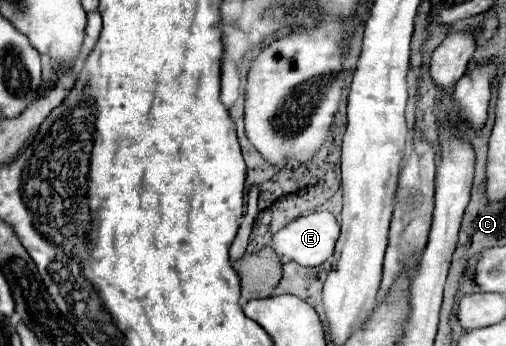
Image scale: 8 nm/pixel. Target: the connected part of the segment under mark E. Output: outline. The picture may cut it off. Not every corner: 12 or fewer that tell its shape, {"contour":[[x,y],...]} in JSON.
{"contour":[[311,212],[273,236],[283,260],[319,266],[331,258],[339,224]]}

